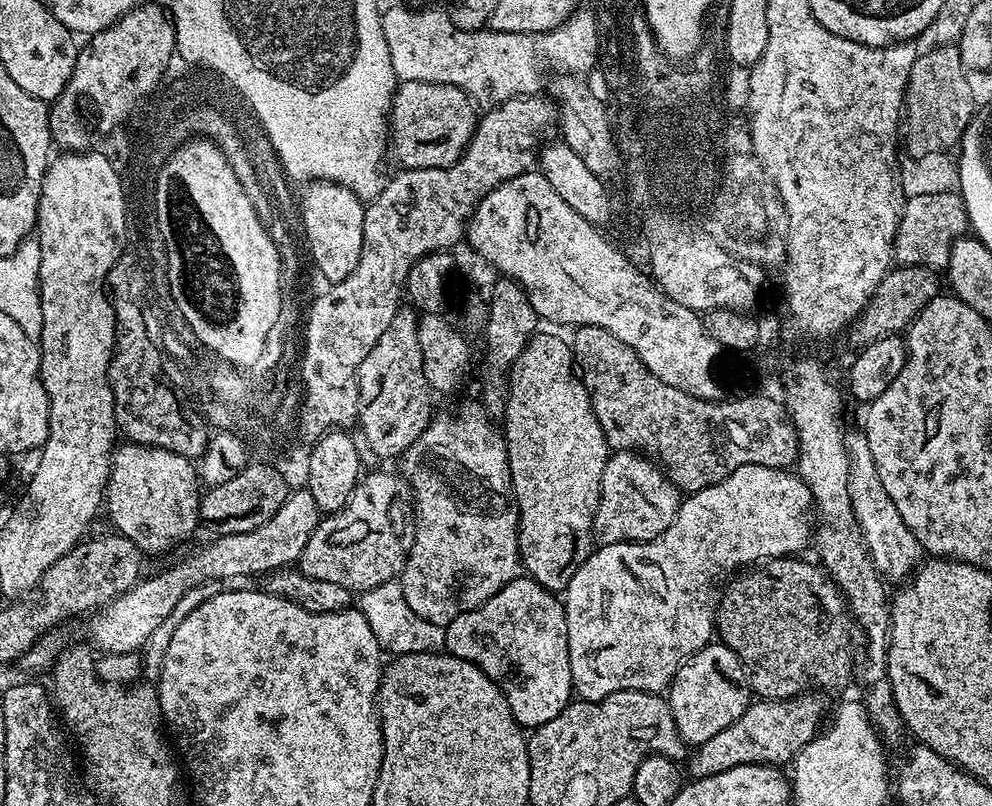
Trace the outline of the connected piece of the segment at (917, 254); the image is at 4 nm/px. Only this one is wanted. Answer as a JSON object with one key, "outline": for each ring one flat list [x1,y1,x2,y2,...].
{"outline":[[959,191,918,194,905,199,896,231,894,260,897,265,921,264,923,268,944,270,952,245,969,231,967,210]]}

